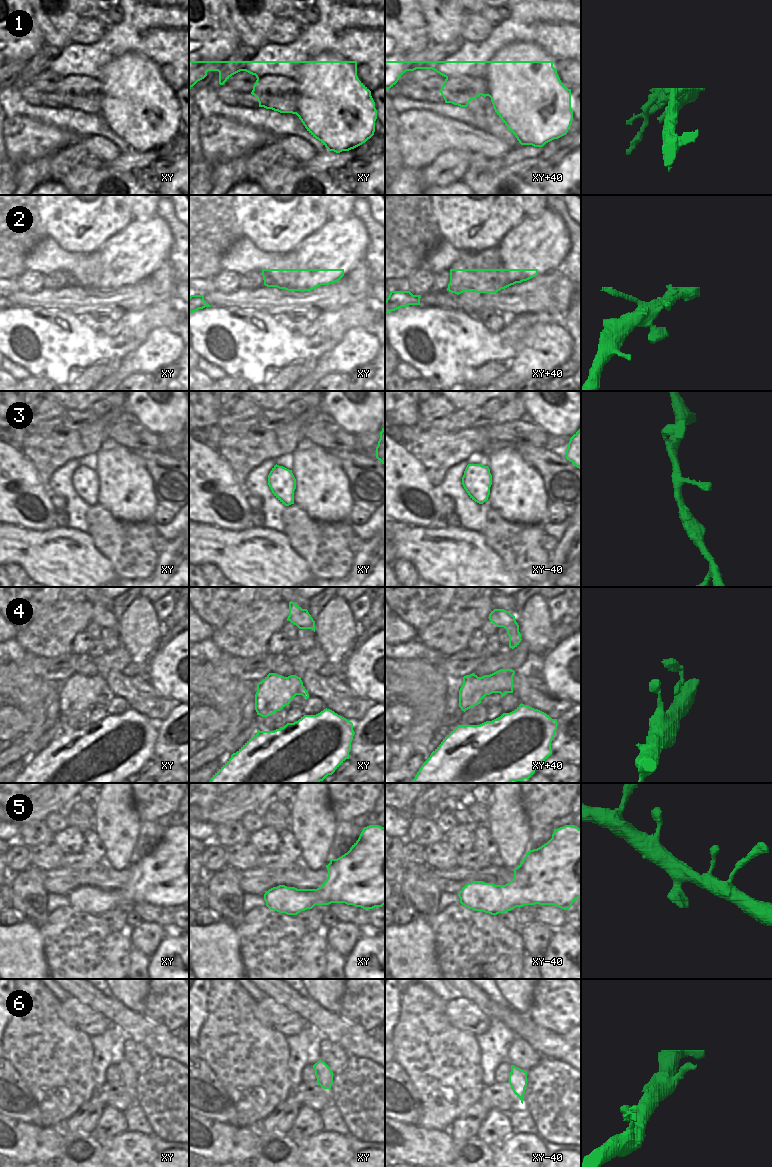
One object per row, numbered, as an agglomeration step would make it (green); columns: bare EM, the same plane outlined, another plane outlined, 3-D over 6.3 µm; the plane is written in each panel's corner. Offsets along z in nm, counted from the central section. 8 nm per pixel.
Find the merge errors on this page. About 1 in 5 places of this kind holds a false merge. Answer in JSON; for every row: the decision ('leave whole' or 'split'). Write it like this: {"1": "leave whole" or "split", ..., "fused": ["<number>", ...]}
{"1": "split", "2": "split", "3": "leave whole", "4": "leave whole", "5": "leave whole", "6": "leave whole", "fused": ["1", "2"]}

